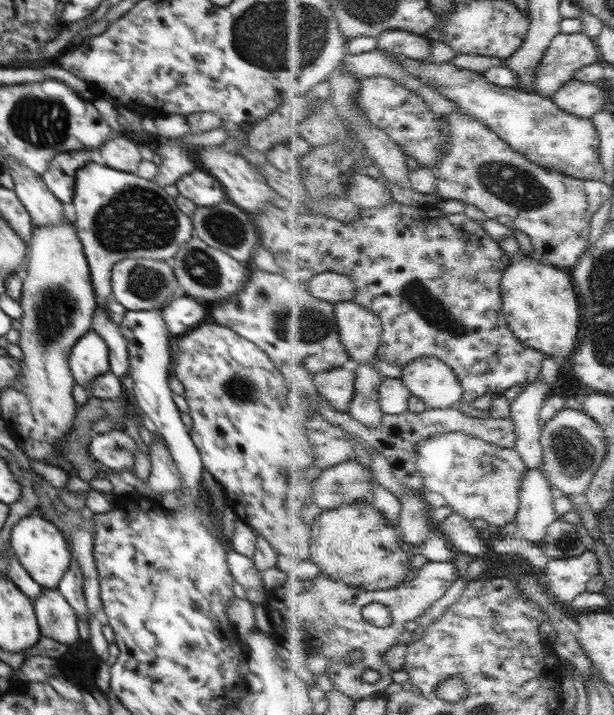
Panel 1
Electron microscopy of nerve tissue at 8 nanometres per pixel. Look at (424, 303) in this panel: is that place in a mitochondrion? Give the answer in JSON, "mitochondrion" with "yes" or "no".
{"mitochondrion":"yes"}

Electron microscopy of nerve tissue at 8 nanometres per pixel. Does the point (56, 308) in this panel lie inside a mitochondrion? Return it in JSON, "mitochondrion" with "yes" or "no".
{"mitochondrion":"yes"}

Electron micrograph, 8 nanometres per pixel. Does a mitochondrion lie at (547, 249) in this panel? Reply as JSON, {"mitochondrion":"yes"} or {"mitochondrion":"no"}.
{"mitochondrion":"no"}

